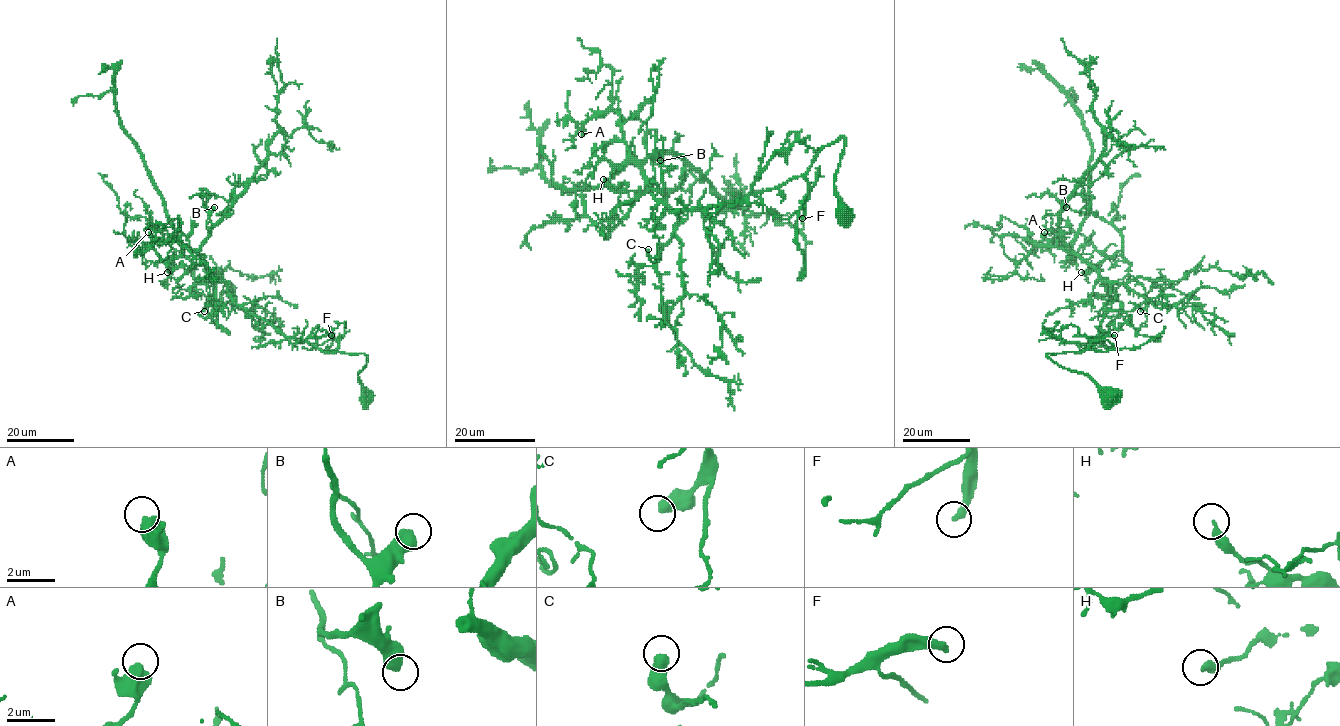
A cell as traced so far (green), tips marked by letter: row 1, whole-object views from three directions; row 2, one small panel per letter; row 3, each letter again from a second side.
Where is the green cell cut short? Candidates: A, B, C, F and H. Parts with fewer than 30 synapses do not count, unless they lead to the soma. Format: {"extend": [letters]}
{"extend": []}

